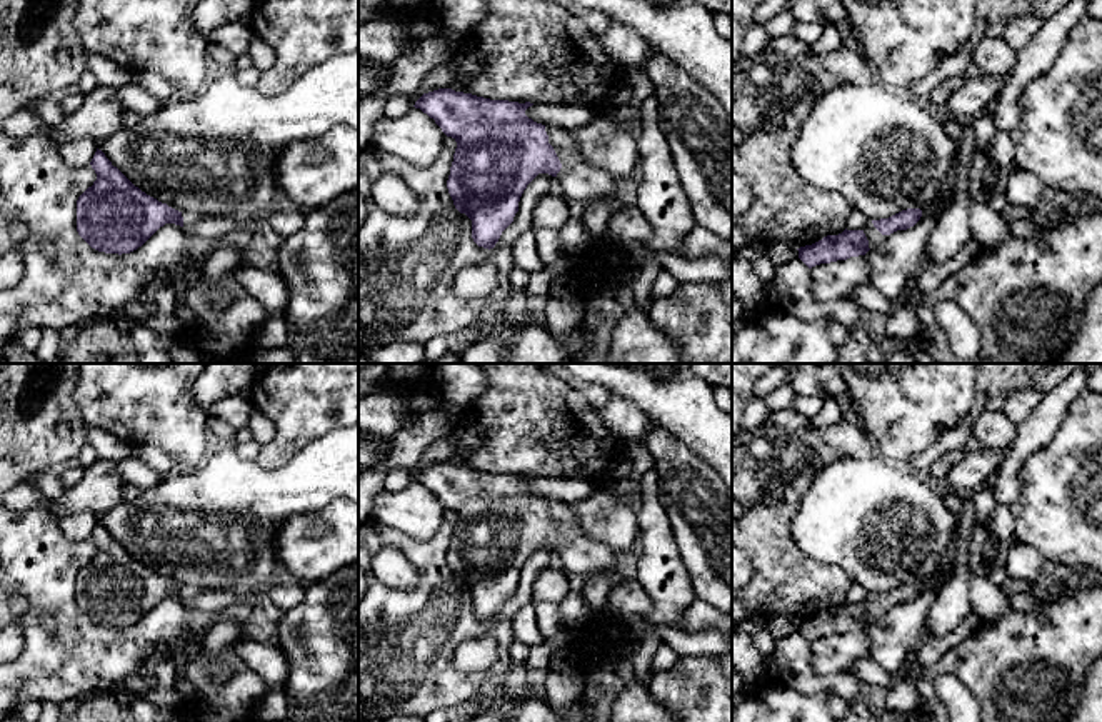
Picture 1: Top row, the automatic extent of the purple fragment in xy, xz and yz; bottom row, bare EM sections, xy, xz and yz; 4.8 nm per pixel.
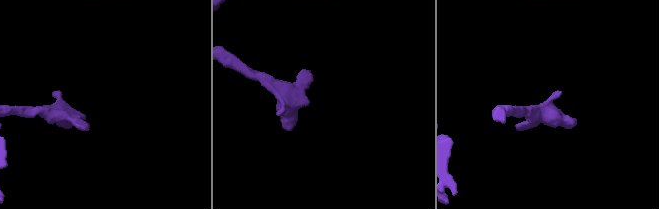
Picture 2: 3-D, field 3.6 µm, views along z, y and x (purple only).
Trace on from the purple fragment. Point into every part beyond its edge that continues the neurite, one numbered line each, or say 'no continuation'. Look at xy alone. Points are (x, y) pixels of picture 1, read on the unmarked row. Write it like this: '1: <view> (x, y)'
1: xy (209, 601)

